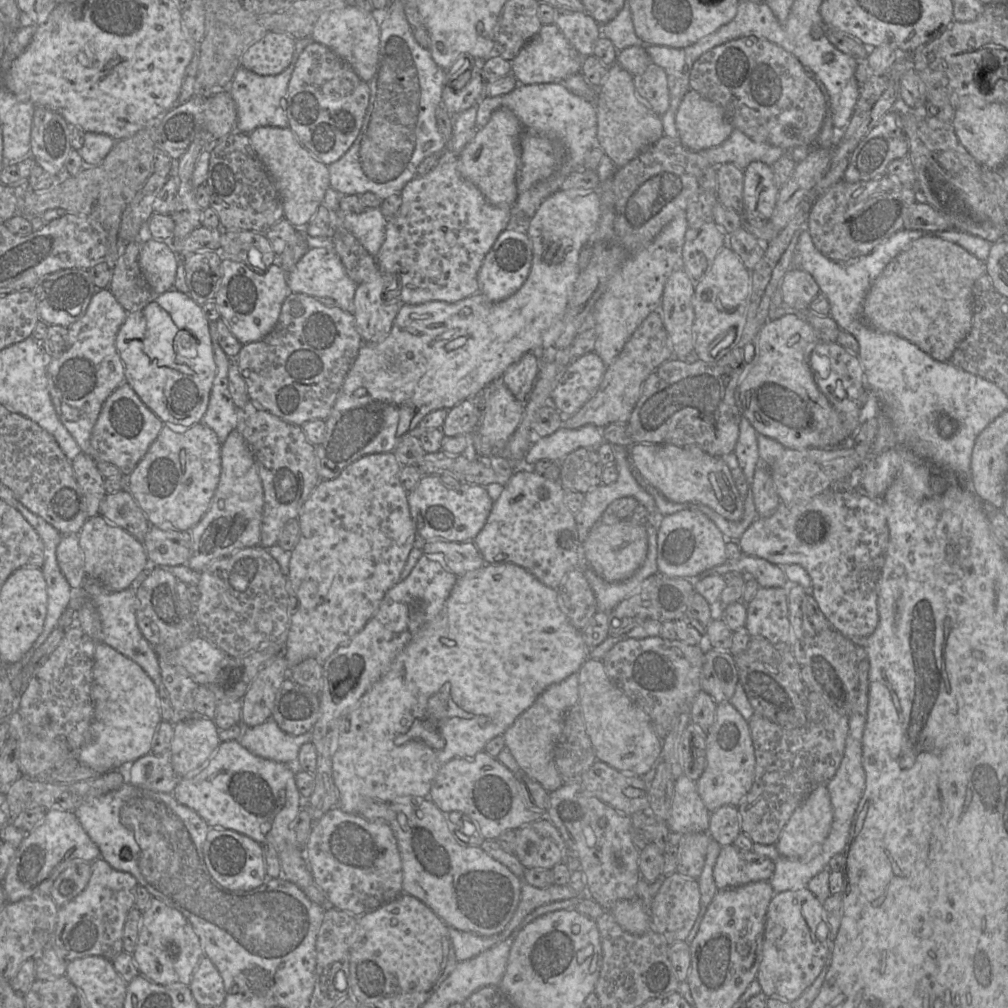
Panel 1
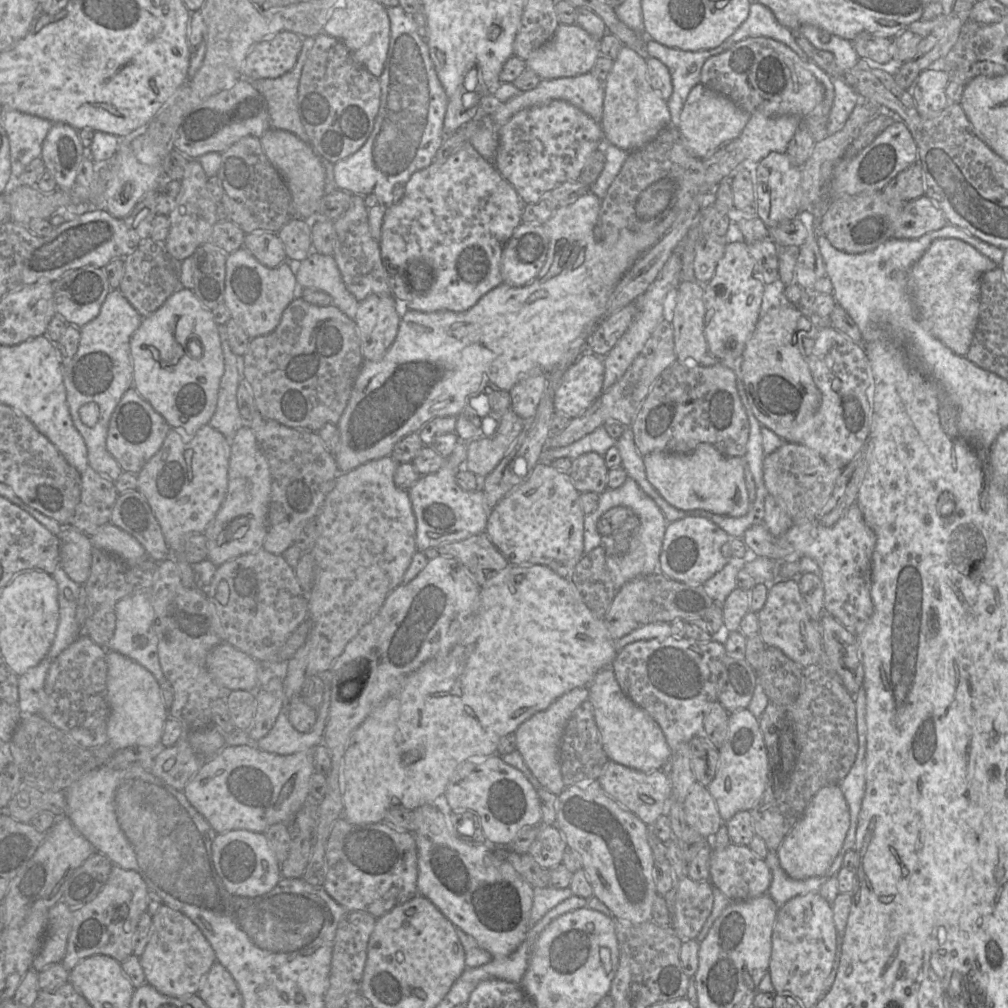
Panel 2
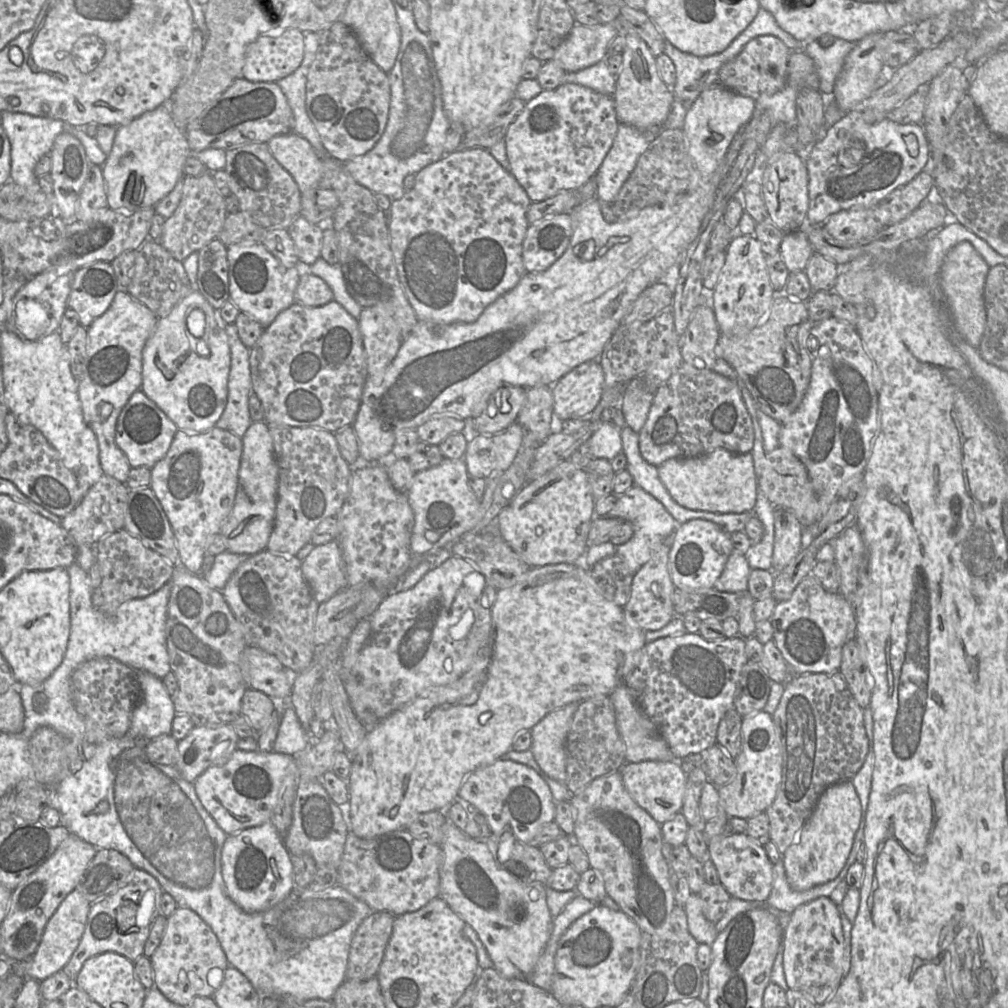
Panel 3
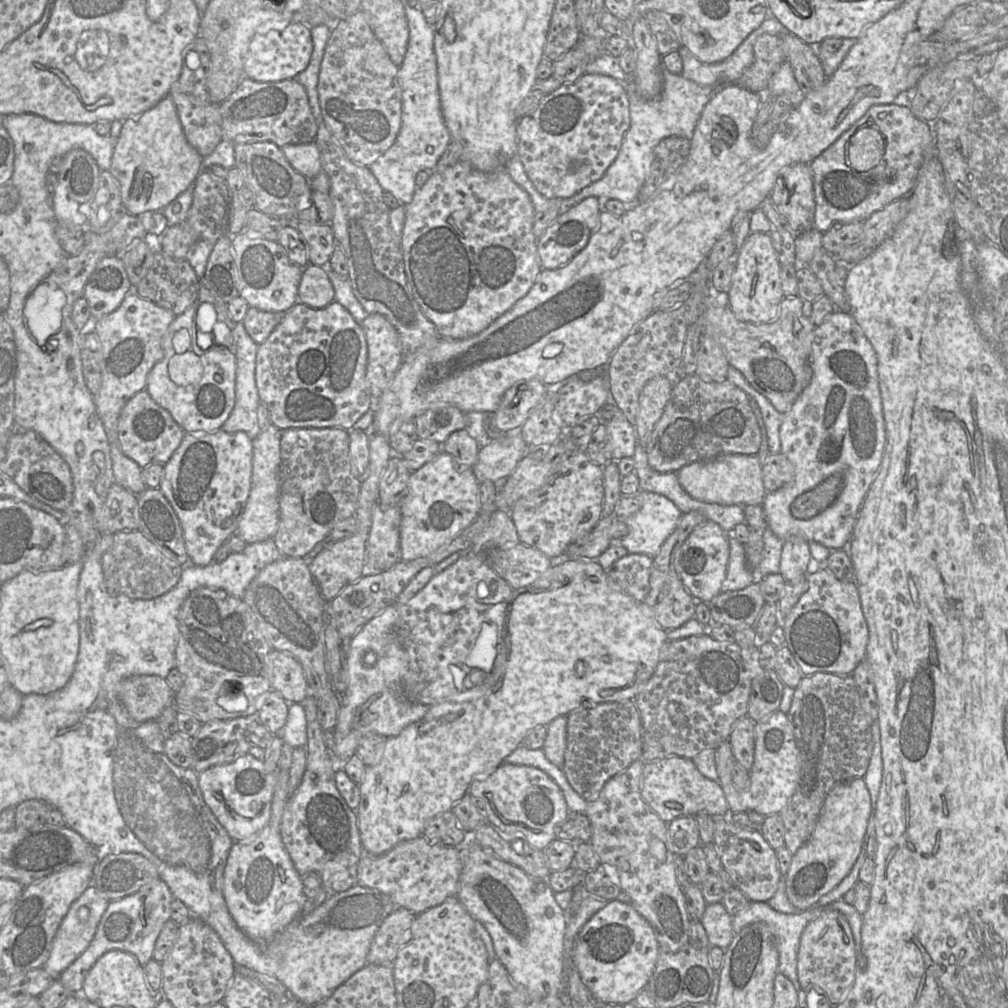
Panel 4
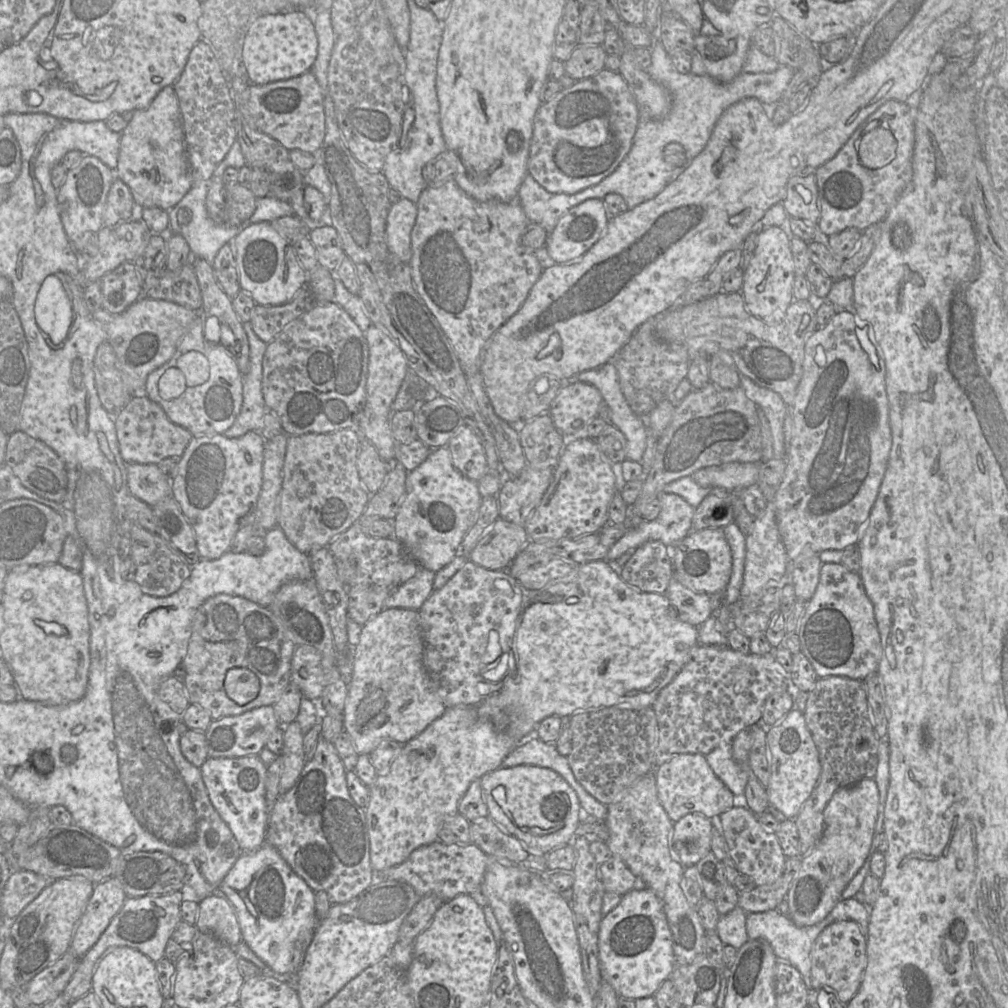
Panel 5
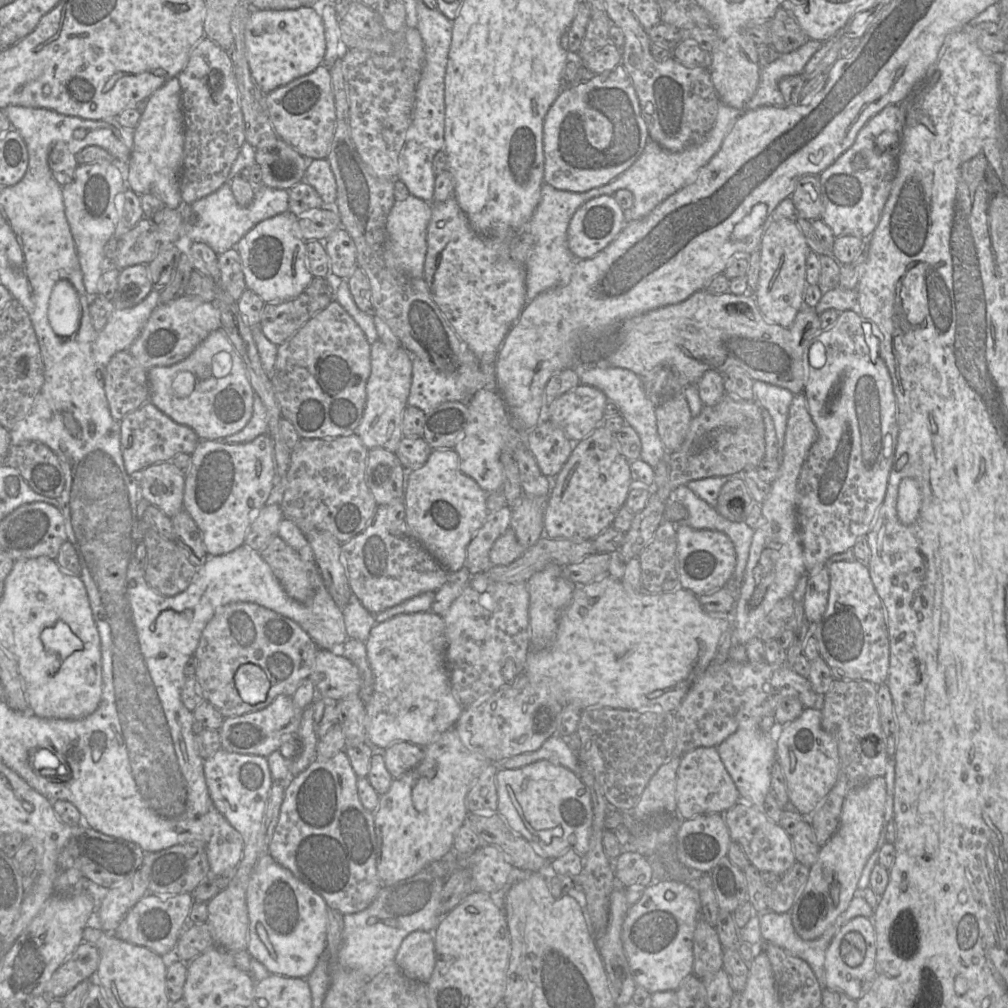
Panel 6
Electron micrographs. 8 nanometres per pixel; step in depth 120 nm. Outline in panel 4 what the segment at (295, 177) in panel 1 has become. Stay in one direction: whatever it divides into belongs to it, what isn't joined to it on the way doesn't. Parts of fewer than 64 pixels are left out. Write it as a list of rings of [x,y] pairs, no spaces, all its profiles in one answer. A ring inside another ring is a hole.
[[[315,142],[281,147],[289,163],[308,180],[322,171],[320,152]]]

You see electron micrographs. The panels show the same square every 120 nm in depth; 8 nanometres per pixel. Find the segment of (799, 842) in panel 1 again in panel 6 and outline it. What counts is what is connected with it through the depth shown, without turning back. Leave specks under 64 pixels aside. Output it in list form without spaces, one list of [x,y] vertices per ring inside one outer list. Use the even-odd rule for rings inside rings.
[[[877,776],[851,790],[844,799],[840,822],[834,835],[821,846],[816,862],[809,868],[808,880],[789,911],[795,932],[804,940],[814,940],[833,924],[858,893],[858,881],[881,835],[886,804],[886,781]]]

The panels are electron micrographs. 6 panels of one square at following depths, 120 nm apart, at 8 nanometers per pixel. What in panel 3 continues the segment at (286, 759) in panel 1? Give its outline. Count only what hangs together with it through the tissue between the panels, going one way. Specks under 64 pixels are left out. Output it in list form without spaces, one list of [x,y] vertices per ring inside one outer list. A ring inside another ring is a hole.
[[[288,707],[282,716],[273,751],[293,755],[305,750],[311,737],[299,721],[295,709]]]

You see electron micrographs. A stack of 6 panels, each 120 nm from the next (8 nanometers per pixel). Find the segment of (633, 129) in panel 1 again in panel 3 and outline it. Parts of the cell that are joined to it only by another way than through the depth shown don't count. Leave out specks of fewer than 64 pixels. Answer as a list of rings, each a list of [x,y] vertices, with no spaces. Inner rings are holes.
[[[626,34],[625,37],[622,68],[616,77],[613,93],[617,120],[619,124],[627,124],[638,129],[659,127],[667,119],[675,99],[672,89],[662,81],[656,57],[647,44],[636,34]]]

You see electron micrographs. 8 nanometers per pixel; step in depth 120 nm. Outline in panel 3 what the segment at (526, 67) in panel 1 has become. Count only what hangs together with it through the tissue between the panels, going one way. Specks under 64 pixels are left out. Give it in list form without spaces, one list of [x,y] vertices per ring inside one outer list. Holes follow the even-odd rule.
[[[611,23],[593,26],[576,24],[552,59],[566,72],[588,68],[608,56],[608,45],[618,34]]]

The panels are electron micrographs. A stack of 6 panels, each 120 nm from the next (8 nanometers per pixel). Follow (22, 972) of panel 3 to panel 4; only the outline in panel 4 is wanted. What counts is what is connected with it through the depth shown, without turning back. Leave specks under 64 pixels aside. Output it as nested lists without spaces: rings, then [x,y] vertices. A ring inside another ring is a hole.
[[[90,885],[72,903],[54,936],[50,956],[42,967],[52,978],[59,978],[60,974],[88,948],[109,902],[100,890]]]

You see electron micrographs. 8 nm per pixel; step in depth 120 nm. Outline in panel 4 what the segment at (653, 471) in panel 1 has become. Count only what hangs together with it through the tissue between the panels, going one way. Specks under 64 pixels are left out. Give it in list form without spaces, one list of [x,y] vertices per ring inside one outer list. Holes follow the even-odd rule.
[[[721,454],[710,460],[690,463],[676,474],[680,485],[692,498],[706,503],[762,505],[767,493],[758,455]]]

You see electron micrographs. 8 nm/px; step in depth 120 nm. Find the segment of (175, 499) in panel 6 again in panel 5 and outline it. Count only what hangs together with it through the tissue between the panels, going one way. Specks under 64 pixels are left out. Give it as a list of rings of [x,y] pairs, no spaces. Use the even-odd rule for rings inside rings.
[[[127,464],[127,484],[131,495],[151,507],[167,496],[171,496],[171,478],[163,474],[157,464]]]

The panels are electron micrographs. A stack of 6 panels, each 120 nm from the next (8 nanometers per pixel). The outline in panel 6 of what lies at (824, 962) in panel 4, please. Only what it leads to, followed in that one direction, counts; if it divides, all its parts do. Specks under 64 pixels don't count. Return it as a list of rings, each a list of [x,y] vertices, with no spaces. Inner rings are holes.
[[[857,916],[848,921],[832,938],[825,953],[827,986],[842,991],[854,999],[860,999],[870,988],[876,976],[876,934],[873,920]]]

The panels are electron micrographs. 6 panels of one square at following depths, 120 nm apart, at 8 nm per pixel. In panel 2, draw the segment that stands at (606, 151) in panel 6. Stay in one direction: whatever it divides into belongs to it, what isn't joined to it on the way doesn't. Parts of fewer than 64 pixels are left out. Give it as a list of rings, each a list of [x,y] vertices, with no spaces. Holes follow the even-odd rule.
[[[554,100],[517,112],[499,128],[493,164],[525,204],[536,203],[560,184],[578,179],[590,156],[604,142],[599,122],[569,102]]]

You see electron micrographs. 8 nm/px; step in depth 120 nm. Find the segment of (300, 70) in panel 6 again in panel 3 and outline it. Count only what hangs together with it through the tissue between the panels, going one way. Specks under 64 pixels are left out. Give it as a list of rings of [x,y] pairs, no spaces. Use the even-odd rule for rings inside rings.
[[[289,28],[279,36],[260,36],[246,52],[242,76],[251,82],[277,82],[293,73],[304,57],[302,31]]]

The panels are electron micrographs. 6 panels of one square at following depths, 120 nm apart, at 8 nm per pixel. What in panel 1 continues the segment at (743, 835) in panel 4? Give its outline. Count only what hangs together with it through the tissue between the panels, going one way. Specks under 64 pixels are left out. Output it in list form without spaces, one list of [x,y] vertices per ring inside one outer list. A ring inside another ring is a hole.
[[[727,845],[721,848],[717,857],[713,877],[716,887],[721,890],[769,881],[774,869],[774,862],[768,857]]]

